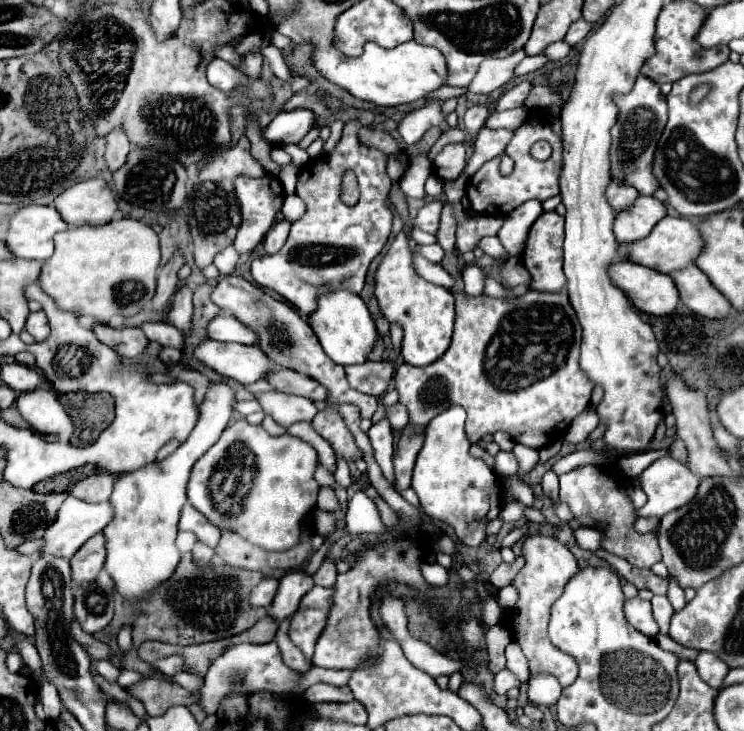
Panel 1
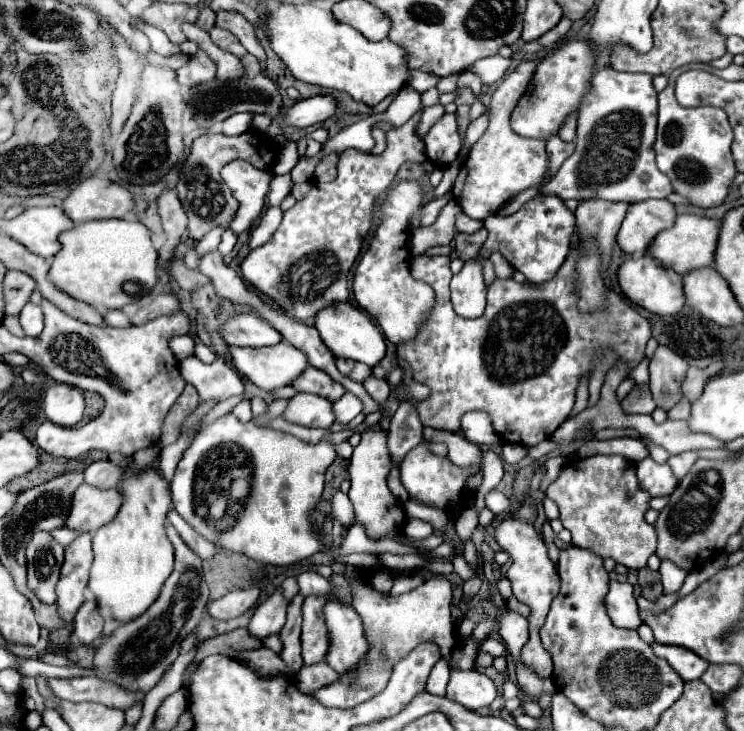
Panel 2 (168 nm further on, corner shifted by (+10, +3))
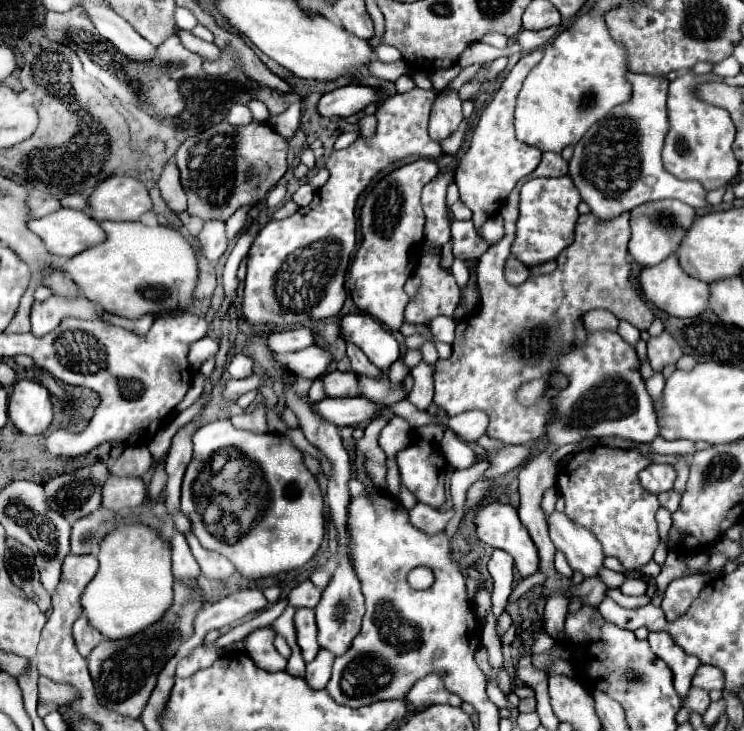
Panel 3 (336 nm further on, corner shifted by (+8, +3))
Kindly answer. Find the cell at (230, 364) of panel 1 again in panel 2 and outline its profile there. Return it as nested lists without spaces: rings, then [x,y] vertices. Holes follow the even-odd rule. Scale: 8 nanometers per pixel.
[[[288,343],[256,349],[240,349],[232,345],[228,349],[234,369],[244,379],[266,391],[290,385],[290,381],[296,379],[308,367],[304,353]]]

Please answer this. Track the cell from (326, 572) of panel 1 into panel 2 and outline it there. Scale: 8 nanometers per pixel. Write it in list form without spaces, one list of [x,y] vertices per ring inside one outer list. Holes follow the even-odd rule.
[[[304,571],[298,575],[298,587],[304,597],[308,595],[326,595],[330,591],[330,581],[318,575],[316,571]]]

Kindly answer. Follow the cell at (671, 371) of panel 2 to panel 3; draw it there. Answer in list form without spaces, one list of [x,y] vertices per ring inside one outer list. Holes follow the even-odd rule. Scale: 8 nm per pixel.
[[[662,331],[662,335],[648,339],[648,359],[654,371],[662,371],[664,365],[676,363],[680,357],[682,349],[668,331]]]

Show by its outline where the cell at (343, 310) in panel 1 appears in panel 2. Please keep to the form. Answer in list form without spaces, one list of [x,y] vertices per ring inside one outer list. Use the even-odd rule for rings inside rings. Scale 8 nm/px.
[[[340,301],[336,305],[328,305],[326,309],[322,309],[314,317],[314,327],[318,329],[320,339],[332,351],[334,357],[360,361],[360,363],[366,363],[366,365],[374,367],[386,353],[384,335],[378,331],[378,327],[370,321],[370,317],[364,311],[360,311],[358,307],[350,305],[348,301],[344,301],[344,303]]]

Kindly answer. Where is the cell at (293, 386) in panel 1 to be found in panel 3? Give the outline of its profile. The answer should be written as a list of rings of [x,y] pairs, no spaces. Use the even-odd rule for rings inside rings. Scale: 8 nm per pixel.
[[[332,371],[324,375],[324,391],[328,397],[354,397],[360,395],[360,387],[358,387],[358,375],[348,371],[348,373],[340,373],[340,371]]]

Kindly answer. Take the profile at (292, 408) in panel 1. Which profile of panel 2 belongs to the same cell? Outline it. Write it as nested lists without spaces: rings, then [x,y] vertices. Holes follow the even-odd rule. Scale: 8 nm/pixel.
[[[296,393],[282,415],[286,421],[304,425],[304,427],[322,427],[328,429],[334,423],[332,403],[312,393]]]

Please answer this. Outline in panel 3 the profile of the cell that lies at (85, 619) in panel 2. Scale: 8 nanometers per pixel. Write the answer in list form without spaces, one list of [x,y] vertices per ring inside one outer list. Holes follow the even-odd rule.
[[[78,617],[78,621],[74,623],[72,633],[74,633],[76,649],[78,649],[78,653],[80,653],[82,657],[88,657],[90,651],[102,641],[102,635],[88,625],[86,617]]]

